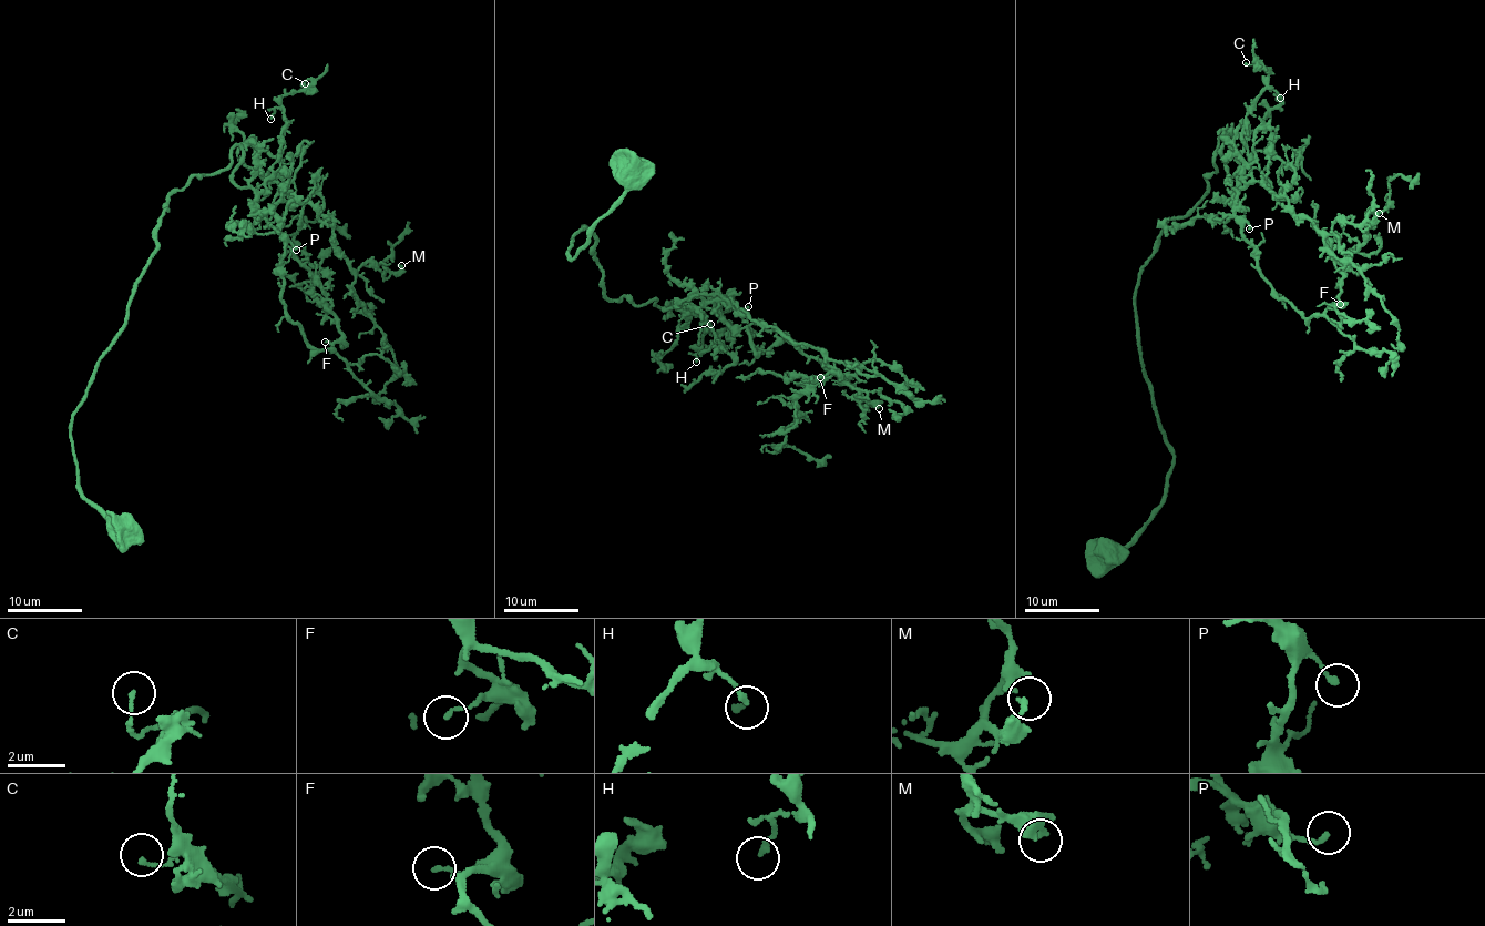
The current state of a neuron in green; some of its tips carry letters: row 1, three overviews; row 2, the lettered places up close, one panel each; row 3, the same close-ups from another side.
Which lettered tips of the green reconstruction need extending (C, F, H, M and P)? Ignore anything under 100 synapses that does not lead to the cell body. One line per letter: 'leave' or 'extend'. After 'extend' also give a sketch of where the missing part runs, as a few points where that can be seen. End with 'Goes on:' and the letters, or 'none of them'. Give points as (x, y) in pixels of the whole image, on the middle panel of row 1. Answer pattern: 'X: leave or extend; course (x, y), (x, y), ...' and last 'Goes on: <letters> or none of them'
C: leave
F: leave
H: leave
M: leave
P: leave
Goes on: none of them

